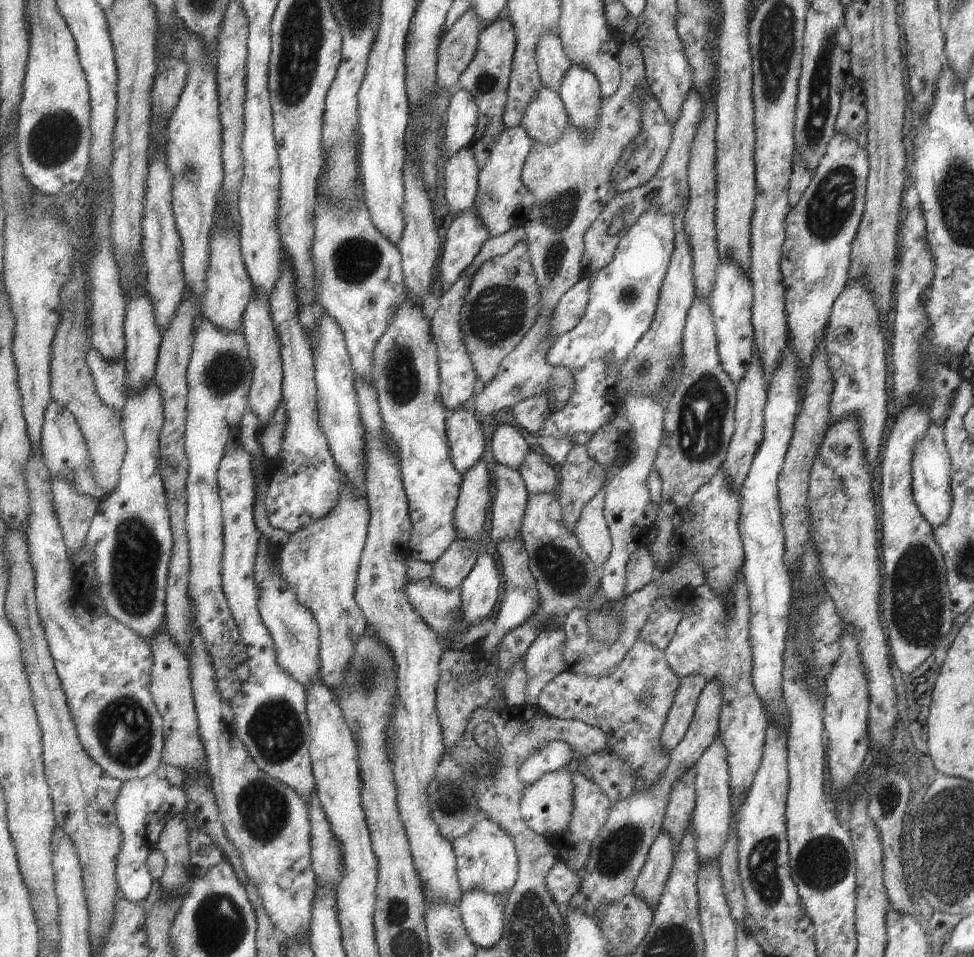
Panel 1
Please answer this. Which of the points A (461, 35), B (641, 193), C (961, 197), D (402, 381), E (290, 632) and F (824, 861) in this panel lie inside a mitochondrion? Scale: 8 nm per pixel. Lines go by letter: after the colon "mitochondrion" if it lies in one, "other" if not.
A: other
B: other
C: mitochondrion
D: mitochondrion
E: mitochondrion
F: mitochondrion

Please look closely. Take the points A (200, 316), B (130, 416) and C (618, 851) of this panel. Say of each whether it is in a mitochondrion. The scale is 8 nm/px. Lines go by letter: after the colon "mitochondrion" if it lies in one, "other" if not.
A: other
B: other
C: mitochondrion

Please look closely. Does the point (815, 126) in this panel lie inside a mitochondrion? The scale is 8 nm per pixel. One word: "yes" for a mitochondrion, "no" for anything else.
yes

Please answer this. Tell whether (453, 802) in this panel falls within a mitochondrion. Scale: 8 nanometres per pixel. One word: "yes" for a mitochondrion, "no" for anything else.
yes

